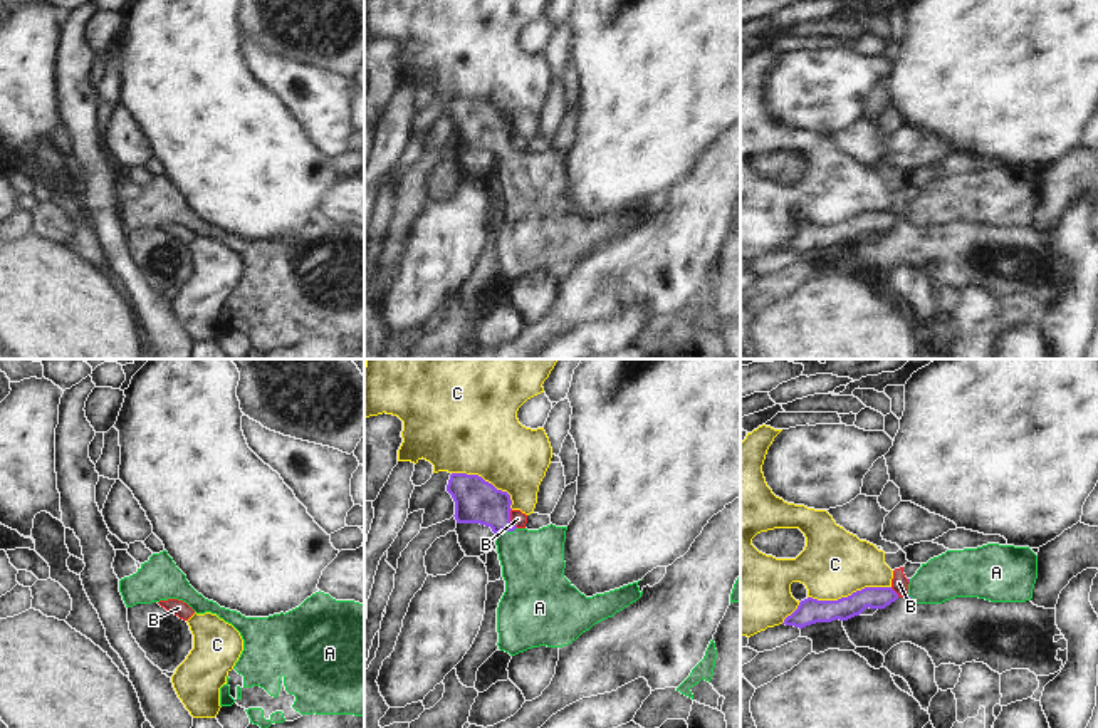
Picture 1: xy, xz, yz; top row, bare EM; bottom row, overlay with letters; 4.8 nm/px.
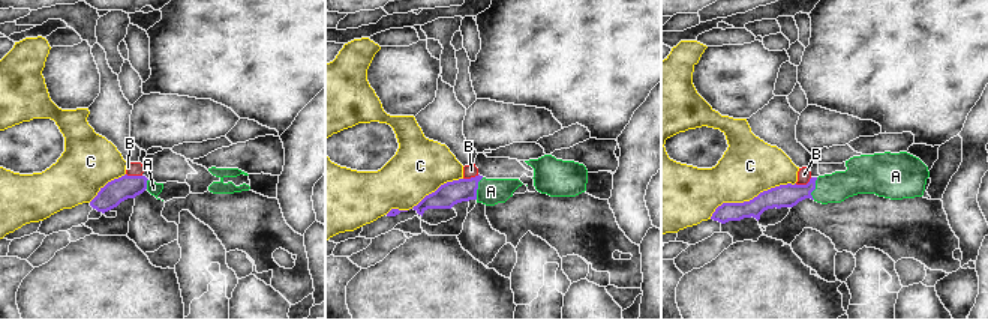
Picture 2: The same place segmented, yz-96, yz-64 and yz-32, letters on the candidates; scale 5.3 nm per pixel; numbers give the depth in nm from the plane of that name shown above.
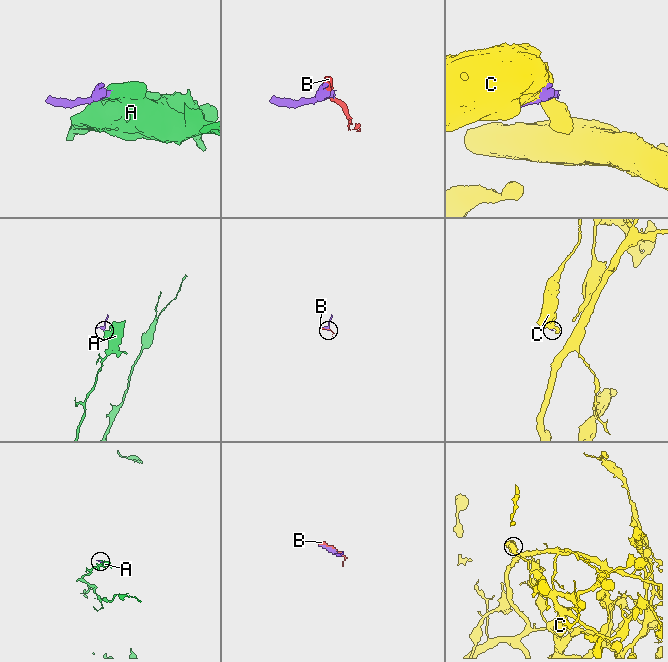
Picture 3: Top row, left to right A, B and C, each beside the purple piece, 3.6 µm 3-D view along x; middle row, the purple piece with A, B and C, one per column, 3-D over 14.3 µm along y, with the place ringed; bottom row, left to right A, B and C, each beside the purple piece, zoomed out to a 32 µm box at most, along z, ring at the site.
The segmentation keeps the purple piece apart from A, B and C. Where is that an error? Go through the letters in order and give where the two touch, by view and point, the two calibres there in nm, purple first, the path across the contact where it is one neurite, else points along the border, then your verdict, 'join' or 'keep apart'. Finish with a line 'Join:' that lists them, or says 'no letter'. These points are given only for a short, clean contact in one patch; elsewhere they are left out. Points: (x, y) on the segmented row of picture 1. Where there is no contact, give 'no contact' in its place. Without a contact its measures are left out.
A: xz (506, 529) | 200/300 nm | across xz (475, 500), (506, 529), (507, 537), (533, 562) | join
B: xz (509, 519) | 200/70 nm | keep apart
C: yz (848, 596) | 130/320 nm | keep apart
Join: A

